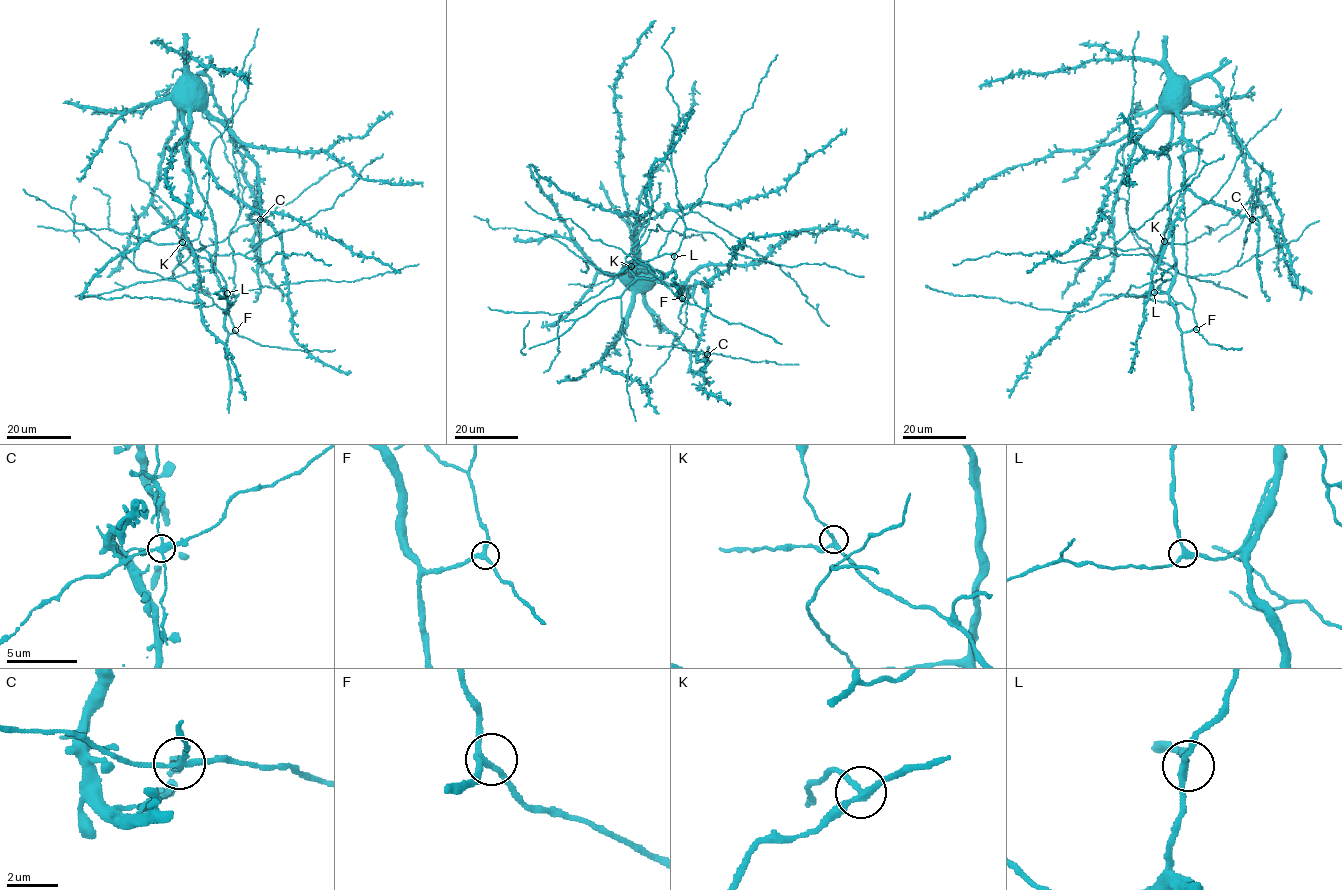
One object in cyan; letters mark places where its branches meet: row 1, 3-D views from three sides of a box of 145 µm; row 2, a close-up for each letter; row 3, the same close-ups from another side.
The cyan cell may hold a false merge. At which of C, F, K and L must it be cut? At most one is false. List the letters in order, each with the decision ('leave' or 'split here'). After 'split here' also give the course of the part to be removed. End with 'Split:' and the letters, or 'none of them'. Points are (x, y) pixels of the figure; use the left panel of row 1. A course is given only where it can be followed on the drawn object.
C: split here; foreign part runs (260, 219), (255, 177)
F: leave
K: leave
L: leave
Split: C

